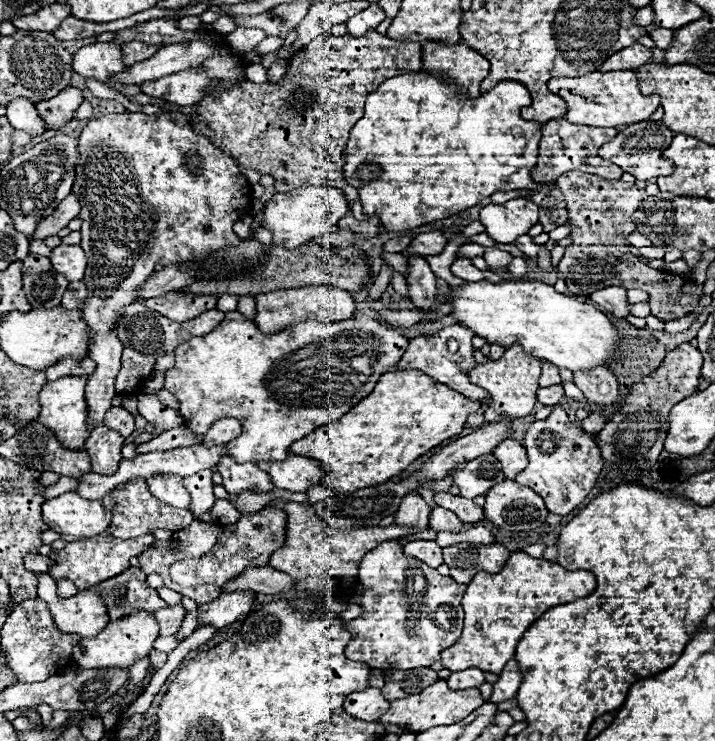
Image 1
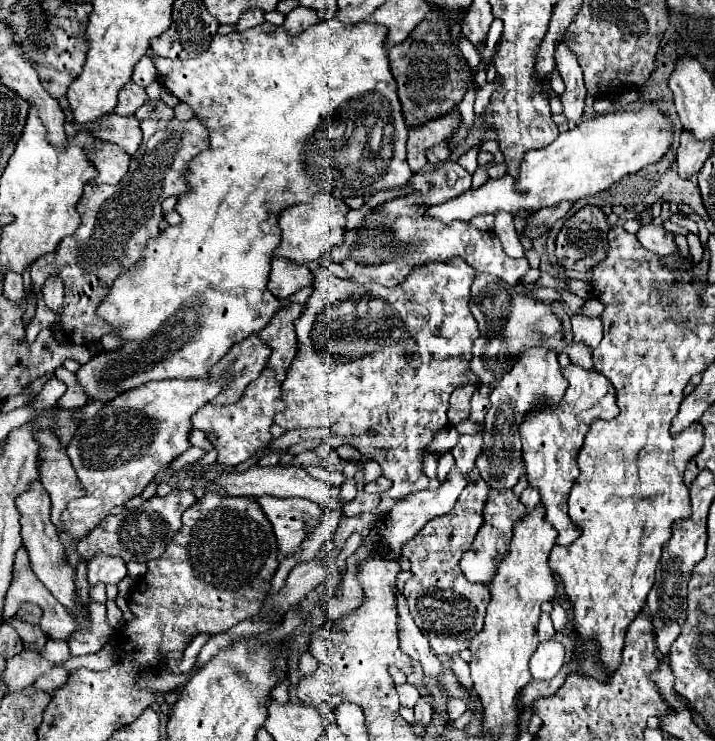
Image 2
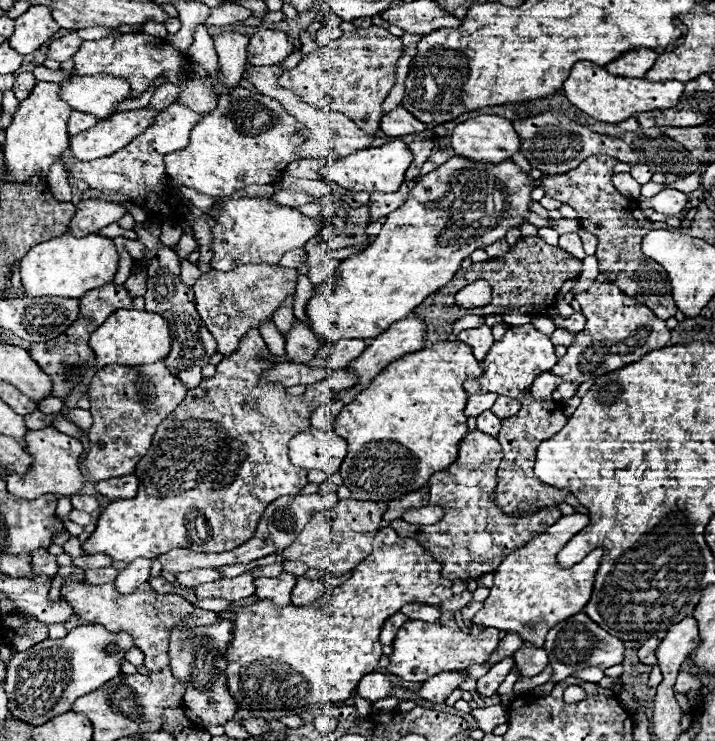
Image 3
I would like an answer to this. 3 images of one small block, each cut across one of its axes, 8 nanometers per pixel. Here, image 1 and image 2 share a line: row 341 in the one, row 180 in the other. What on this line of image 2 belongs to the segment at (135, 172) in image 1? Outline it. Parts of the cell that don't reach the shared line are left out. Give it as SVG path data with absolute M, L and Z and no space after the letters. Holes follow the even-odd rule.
M98 140L94 154L90 154L90 162L98 168L96 184L116 184L126 174L130 156L118 144Z

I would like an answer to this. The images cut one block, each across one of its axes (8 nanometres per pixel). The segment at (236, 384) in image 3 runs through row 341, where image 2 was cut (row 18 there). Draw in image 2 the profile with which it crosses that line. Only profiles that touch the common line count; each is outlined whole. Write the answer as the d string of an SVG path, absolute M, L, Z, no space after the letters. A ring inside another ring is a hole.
M248 10L248 12L242 14L242 18L238 20L236 32L244 32L244 30L248 30L248 28L252 28L252 26L262 24L262 22L264 22L262 16L264 16L264 12L260 12L260 10Z

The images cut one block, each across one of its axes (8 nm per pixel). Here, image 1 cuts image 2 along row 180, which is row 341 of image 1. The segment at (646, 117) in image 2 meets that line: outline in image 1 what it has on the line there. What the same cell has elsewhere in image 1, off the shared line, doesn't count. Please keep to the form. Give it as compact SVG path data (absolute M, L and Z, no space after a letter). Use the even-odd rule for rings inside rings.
M538 280L468 282L458 290L440 290L440 298L450 302L450 316L456 318L460 326L472 330L474 336L486 338L488 344L500 344L504 350L518 342L532 356L560 368L586 370L604 366L614 356L618 344L618 332L606 314L574 296L560 294L550 284Z

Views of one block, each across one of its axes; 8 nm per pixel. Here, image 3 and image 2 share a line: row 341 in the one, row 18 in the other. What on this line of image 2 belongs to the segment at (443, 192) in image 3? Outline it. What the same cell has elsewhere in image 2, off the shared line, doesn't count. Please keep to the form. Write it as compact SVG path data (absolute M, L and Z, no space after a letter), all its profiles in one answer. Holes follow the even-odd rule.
M336 16L330 20L320 20L318 24L310 26L308 30L304 30L300 36L290 38L280 26L274 26L270 22L264 22L256 28L250 28L246 32L230 32L226 36L216 34L210 48L206 52L202 52L196 58L190 60L170 60L170 58L158 58L154 56L156 62L156 70L158 70L158 82L162 82L172 94L176 94L180 100L188 102L194 110L194 114L198 114L198 118L204 122L204 126L208 126L210 130L210 146L208 150L204 150L202 154L194 156L186 178L192 186L190 194L184 194L182 198L178 198L176 204L176 212L182 216L182 222L178 226L168 226L164 232L160 232L158 238L150 240L146 250L142 252L142 258L124 274L120 274L112 288L108 290L106 298L102 300L102 304L98 306L96 314L100 320L104 320L106 324L110 324L114 328L114 336L120 338L122 346L116 350L108 350L102 352L94 358L90 358L86 364L82 364L76 372L76 382L82 386L84 394L90 400L100 400L100 402L110 402L114 400L118 394L138 388L146 382L152 380L164 380L164 378L192 378L192 376L206 376L210 372L210 368L230 350L232 344L242 342L242 338L246 338L246 334L252 332L260 332L270 318L274 316L274 312L280 308L280 300L274 298L274 294L270 294L270 290L266 288L268 284L268 274L270 274L270 258L274 254L274 248L280 242L280 230L276 226L276 216L278 210L290 206L290 204L302 204L308 202L316 192L326 192L326 194L334 194L336 198L350 198L350 196L372 196L380 190L388 190L388 188L402 188L404 184L408 184L412 172L410 166L406 162L406 138L408 138L408 130L400 112L400 102L398 102L398 94L396 94L396 80L392 76L390 70L390 60L388 60L388 50L386 50L386 36L388 36L388 28L374 24L374 22L358 22L358 24L344 24L340 22ZM372 92L386 92L386 98L382 98L382 106L376 110L376 120L380 120L384 124L384 136L380 142L380 148L376 148L376 156L370 160L360 160L358 166L342 166L334 160L332 152L342 148L344 144L324 144L326 140L334 140L334 142L342 142L346 140L344 128L342 124L346 124L346 120L352 118L354 112L358 112L360 108L366 108L364 104L372 102L372 100L380 100L380 96L368 96Z

